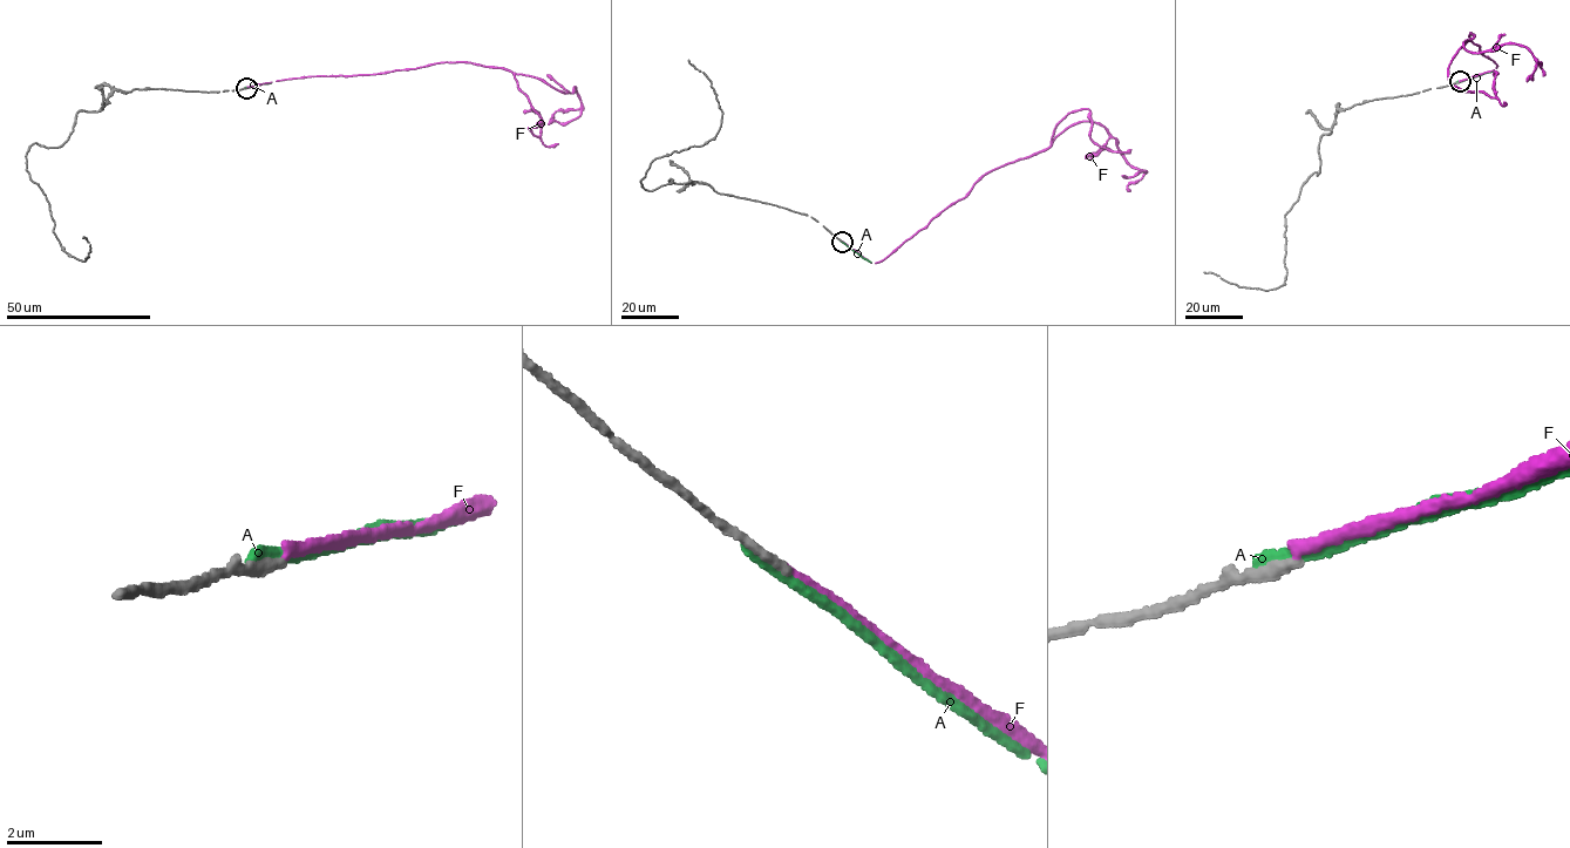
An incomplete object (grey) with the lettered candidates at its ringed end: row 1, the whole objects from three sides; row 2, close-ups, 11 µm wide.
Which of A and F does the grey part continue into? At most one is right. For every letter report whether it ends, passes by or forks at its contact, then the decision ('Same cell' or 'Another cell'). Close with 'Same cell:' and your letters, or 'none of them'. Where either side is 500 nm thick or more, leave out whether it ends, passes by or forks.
A: It ends there. Another cell
F: It ends there. Another cell
Same cell: none of them

